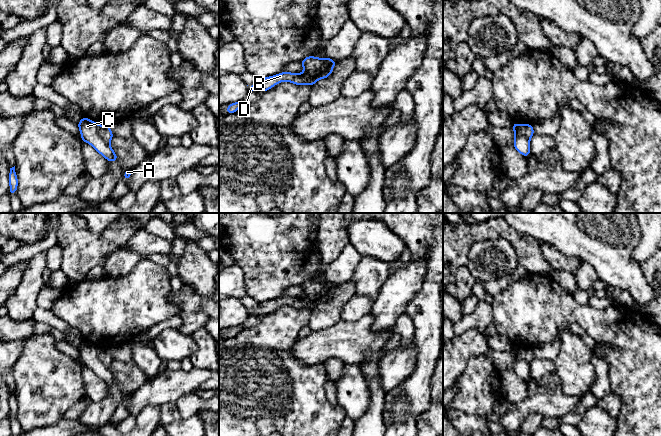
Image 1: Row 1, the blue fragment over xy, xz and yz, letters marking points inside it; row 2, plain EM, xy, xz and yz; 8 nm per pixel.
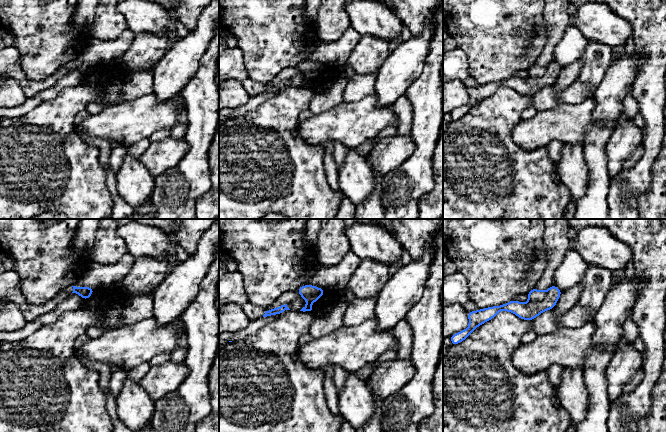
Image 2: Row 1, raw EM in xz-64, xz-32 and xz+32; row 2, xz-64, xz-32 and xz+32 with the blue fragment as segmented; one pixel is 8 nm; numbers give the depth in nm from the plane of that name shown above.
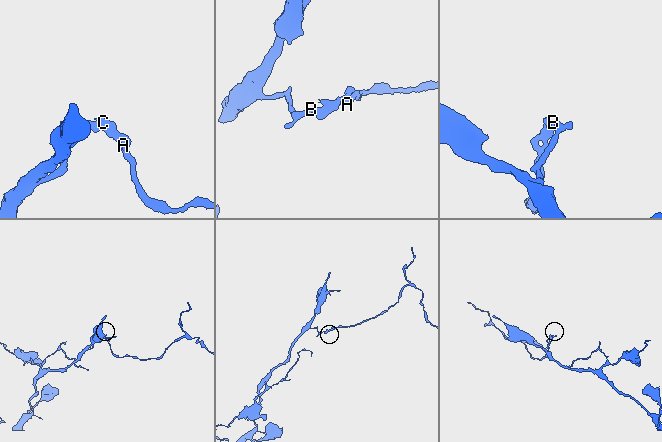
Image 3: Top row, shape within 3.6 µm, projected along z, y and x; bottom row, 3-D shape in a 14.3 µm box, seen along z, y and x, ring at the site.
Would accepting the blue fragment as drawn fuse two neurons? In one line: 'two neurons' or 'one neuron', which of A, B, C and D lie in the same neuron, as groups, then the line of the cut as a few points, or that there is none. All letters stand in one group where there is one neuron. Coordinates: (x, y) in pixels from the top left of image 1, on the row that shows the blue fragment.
two neurons | A C / B D | xz (324, 58), (324, 64), (320, 68), (304, 72)

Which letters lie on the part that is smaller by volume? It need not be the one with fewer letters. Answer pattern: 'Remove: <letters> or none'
Remove: A, C

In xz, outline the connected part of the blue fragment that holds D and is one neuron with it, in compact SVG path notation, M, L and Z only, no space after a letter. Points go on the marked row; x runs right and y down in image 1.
M324 58L324 65L321 69L312 72L290 73L281 72L277 75L269 76L260 79L254 85L248 86L249 92L268 91L280 82L288 81L295 85L309 85L313 86L319 79L329 77L333 71L336 61L331 58Z

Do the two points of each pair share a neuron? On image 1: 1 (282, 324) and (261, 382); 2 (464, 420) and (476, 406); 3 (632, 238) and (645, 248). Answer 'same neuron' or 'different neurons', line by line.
1: same neuron
2: different neurons
3: different neurons

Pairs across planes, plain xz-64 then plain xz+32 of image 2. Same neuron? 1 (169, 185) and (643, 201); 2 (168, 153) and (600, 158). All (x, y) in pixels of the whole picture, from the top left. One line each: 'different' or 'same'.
1: different
2: different

